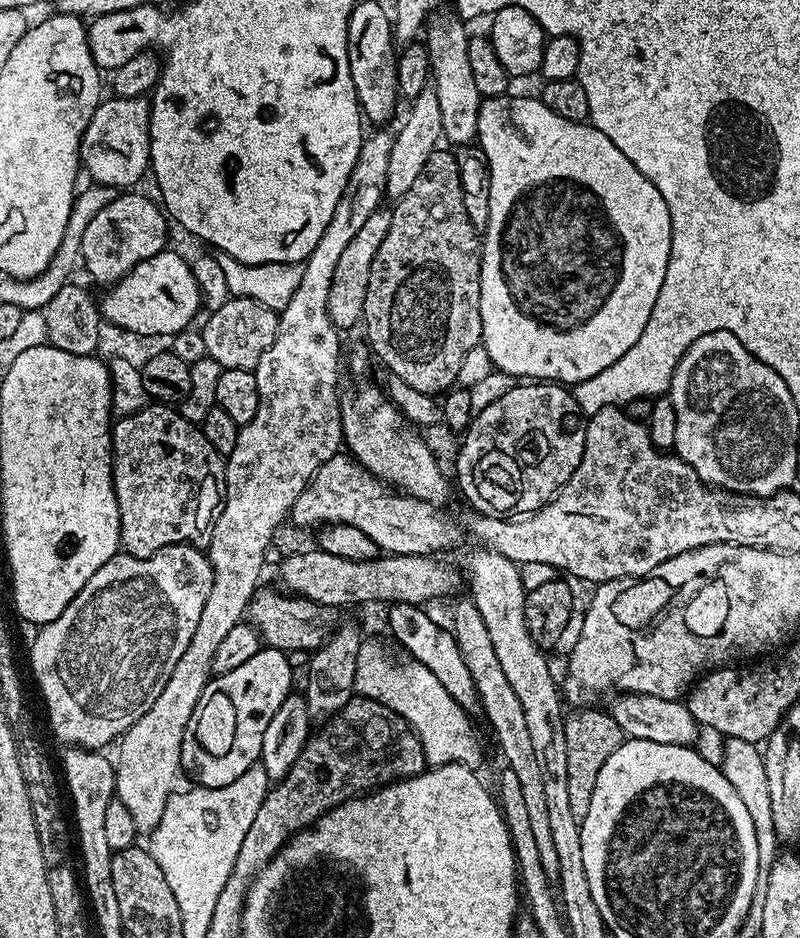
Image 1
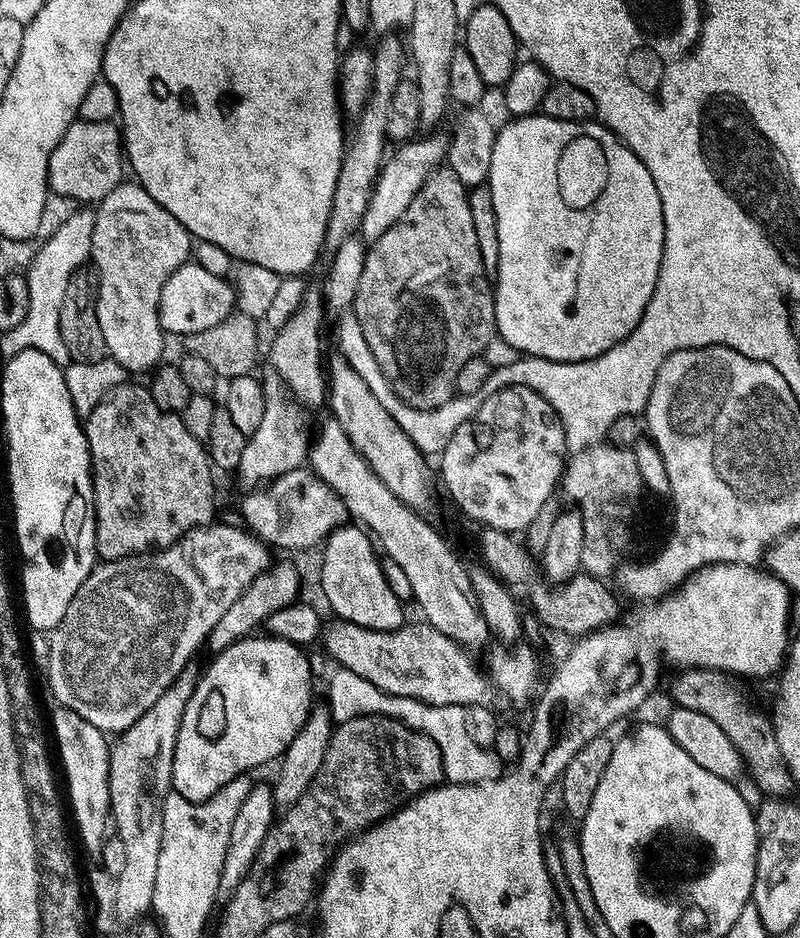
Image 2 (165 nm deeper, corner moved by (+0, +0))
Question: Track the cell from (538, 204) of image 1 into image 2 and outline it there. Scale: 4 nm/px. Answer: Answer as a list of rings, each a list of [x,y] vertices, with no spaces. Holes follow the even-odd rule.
[[[543,114],[518,116],[509,119],[507,122],[509,124],[506,125],[505,128],[501,127],[499,131],[497,131],[496,141],[494,142],[494,159],[490,161],[490,174],[486,181],[494,198],[494,214],[498,214],[498,270],[494,274],[496,331],[503,340],[510,342],[510,346],[514,346],[514,350],[518,350],[526,356],[541,356],[542,358],[553,360],[559,364],[562,362],[593,360],[594,358],[598,358],[598,354],[602,354],[614,346],[618,346],[618,342],[622,342],[632,333],[634,326],[638,326],[638,322],[642,318],[642,314],[654,294],[654,286],[658,282],[658,270],[662,262],[662,254],[664,253],[664,215],[662,214],[662,198],[658,198],[658,186],[654,186],[654,178],[650,178],[650,170],[646,170],[644,163],[642,163],[609,128],[604,127],[604,125],[599,122],[562,122],[561,120],[555,120]]]

